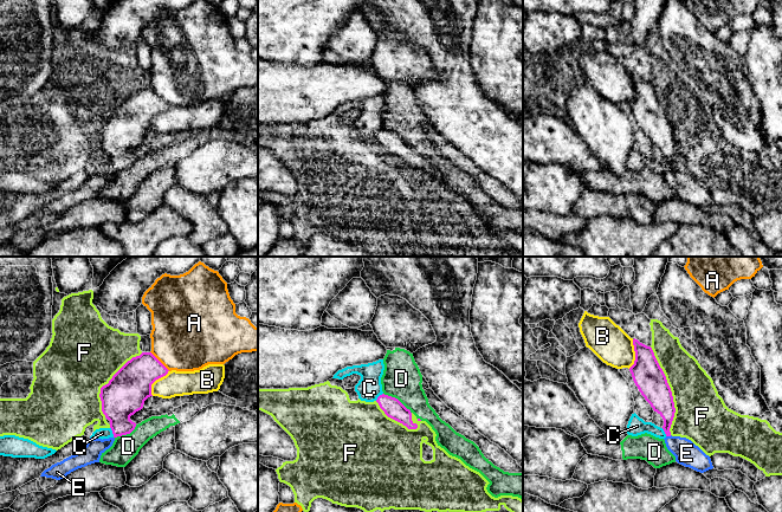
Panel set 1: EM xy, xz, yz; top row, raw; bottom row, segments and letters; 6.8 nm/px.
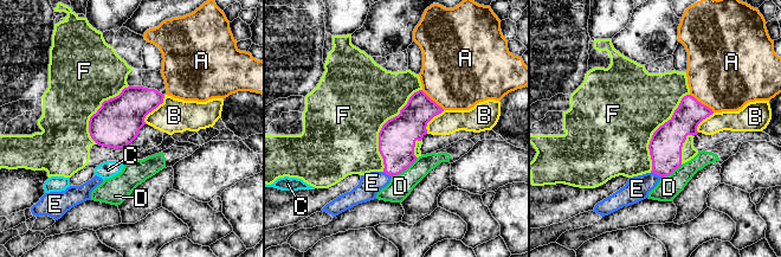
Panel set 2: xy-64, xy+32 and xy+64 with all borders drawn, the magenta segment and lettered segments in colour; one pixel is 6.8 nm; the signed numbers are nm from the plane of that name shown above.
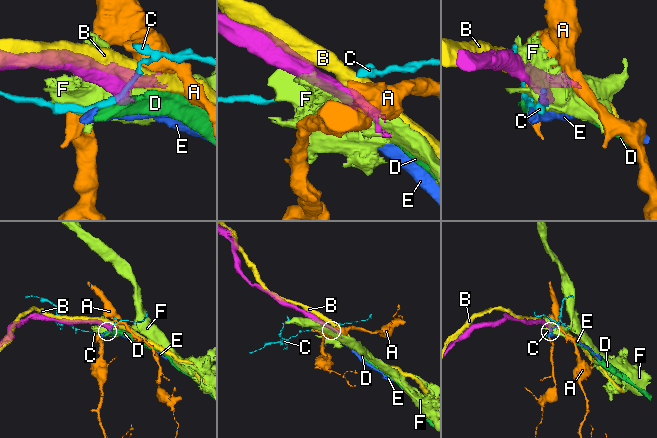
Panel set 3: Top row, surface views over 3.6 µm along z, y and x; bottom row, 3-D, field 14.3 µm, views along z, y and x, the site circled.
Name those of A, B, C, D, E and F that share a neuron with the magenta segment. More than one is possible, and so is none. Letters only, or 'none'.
F

